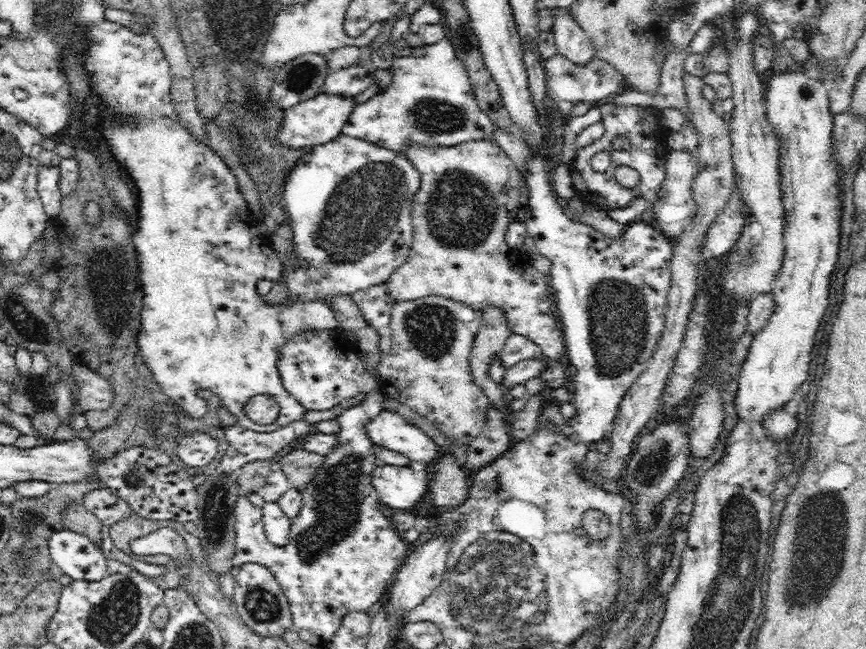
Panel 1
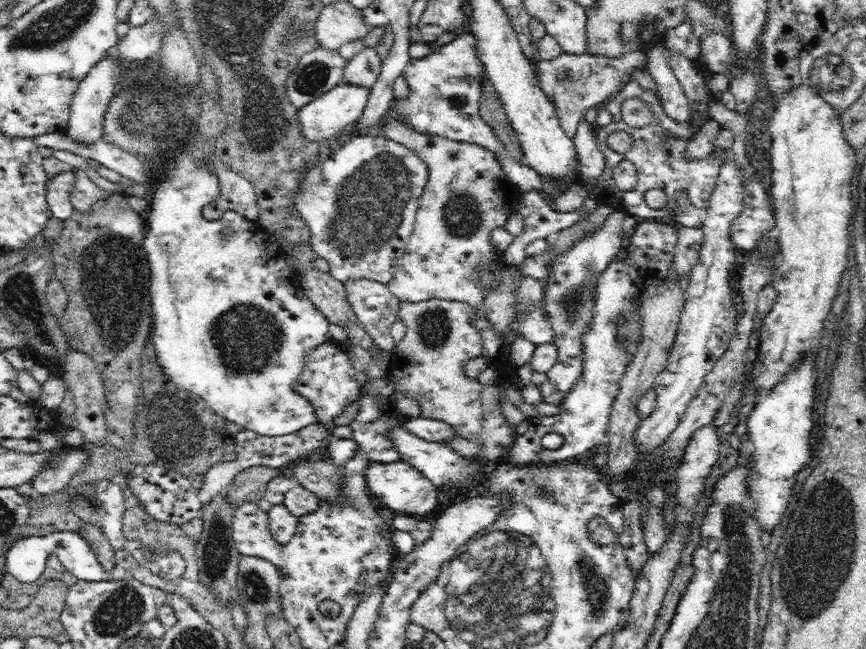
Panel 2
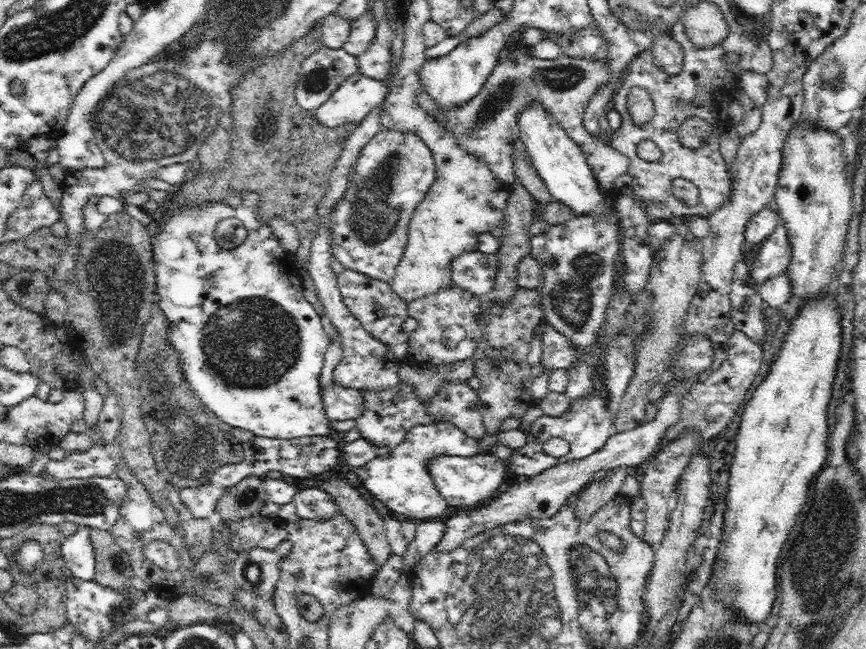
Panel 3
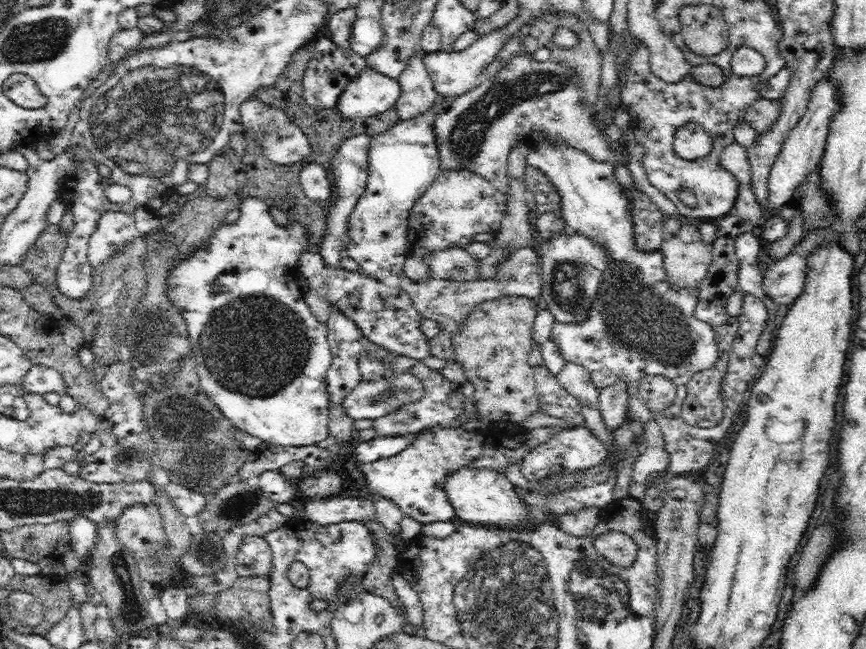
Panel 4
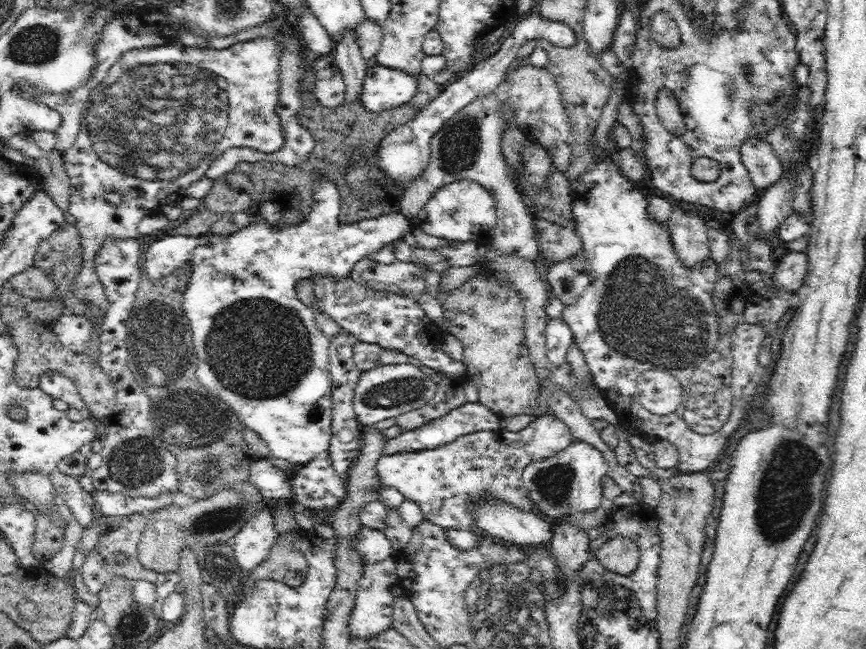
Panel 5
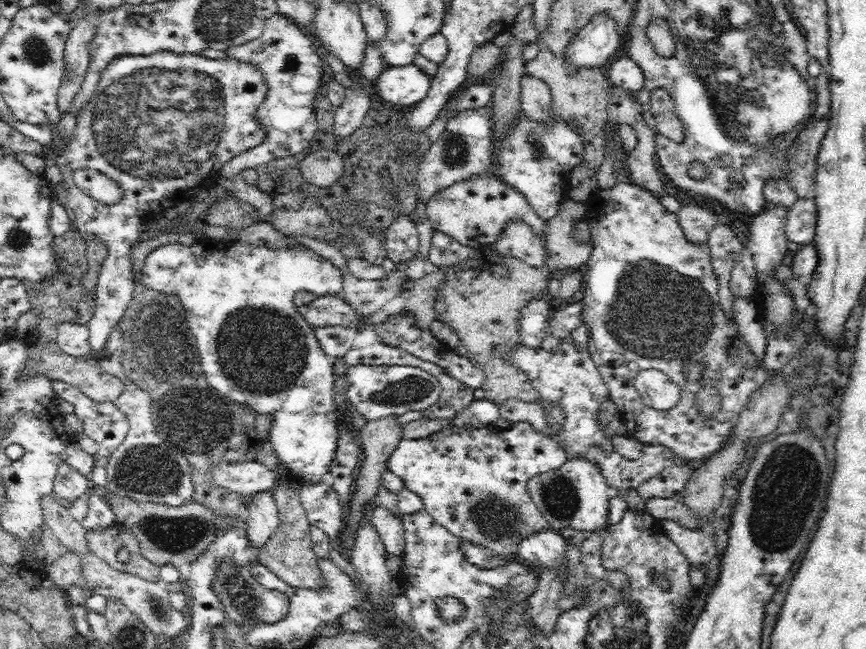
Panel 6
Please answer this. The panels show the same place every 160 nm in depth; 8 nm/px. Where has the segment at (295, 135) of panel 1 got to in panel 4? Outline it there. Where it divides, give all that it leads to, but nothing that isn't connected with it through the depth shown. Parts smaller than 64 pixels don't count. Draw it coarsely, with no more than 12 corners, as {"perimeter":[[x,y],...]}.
{"perimeter":[[366,65],[348,82],[336,109],[350,119],[394,107],[397,79]]}

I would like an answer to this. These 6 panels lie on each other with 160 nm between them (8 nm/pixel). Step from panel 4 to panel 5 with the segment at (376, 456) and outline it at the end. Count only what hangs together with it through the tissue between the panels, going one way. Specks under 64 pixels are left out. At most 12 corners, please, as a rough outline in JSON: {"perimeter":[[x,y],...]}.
{"perimeter":[[466,401],[388,439],[383,456],[433,450],[461,435],[499,432],[501,418]]}

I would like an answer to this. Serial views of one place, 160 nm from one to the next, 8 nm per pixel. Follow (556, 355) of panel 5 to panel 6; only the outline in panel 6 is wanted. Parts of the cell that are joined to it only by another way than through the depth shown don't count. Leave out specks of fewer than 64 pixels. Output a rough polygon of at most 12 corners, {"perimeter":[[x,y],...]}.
{"perimeter":[[582,302],[562,304],[549,321],[544,350],[558,348],[582,322]]}

